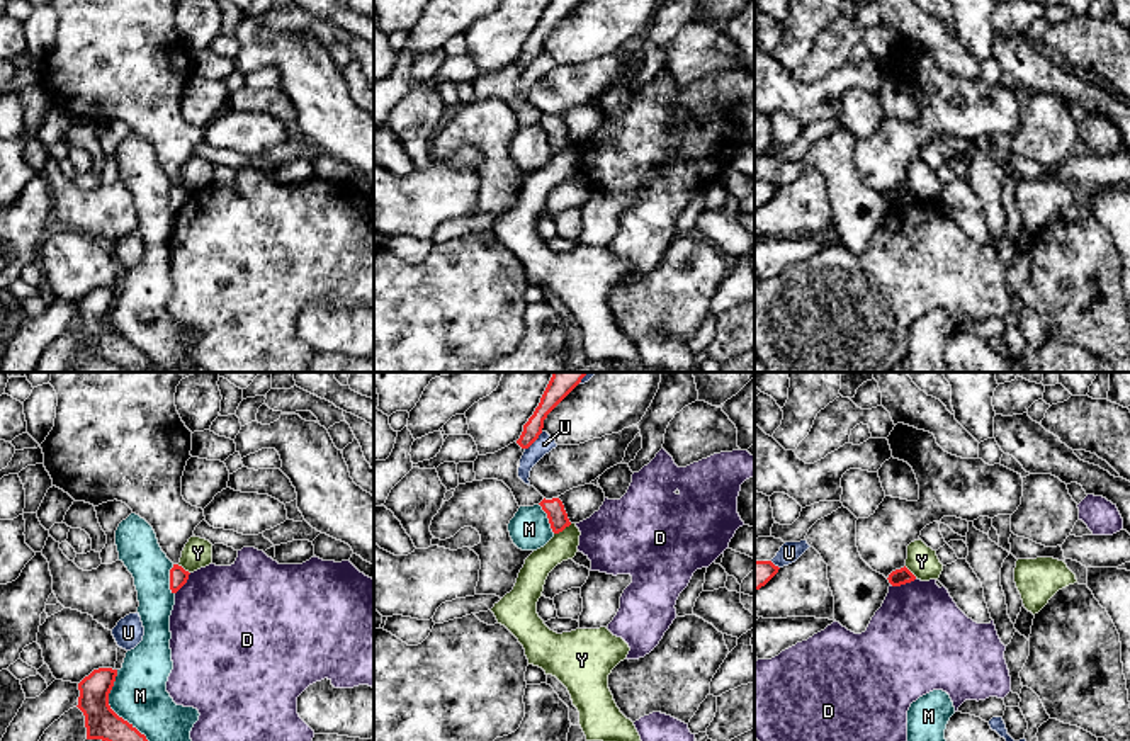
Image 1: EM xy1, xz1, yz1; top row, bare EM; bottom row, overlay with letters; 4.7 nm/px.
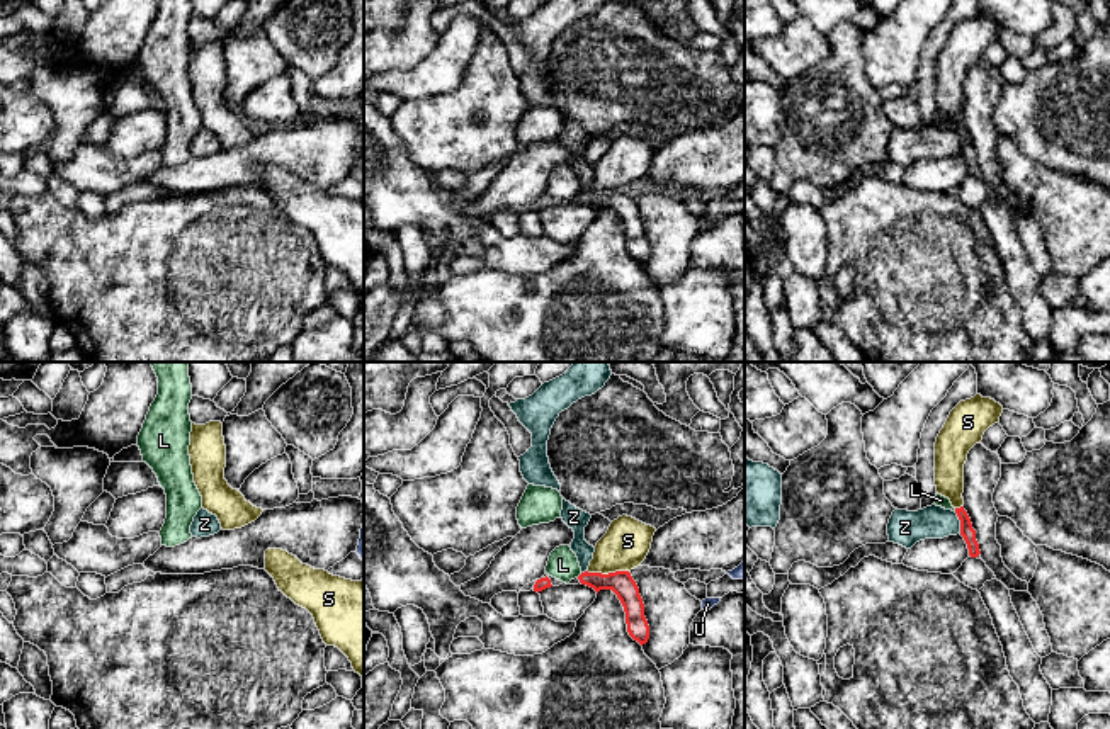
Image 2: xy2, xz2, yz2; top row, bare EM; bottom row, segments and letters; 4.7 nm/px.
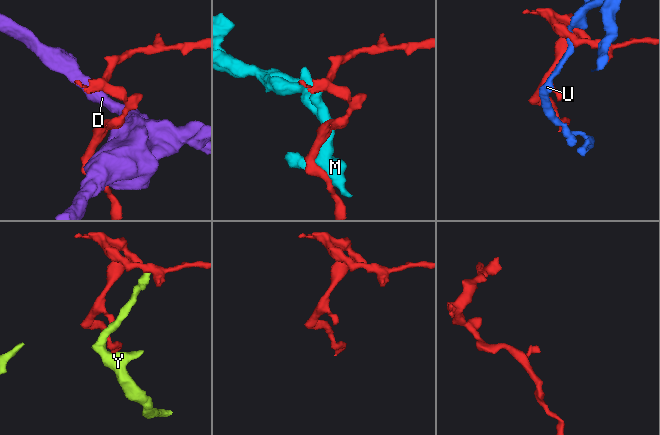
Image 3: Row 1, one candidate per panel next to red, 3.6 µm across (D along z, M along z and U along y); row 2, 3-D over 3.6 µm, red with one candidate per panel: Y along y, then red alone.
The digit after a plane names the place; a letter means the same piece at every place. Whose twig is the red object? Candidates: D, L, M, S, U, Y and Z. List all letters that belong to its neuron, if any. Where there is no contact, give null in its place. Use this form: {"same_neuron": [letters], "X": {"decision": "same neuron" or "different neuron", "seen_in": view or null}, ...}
{"same_neuron": ["Z"], "D": {"decision": "different neuron", "seen_in": "yz1"}, "L": {"decision": "different neuron", "seen_in": "xz2"}, "M": {"decision": "different neuron", "seen_in": "xy1"}, "S": {"decision": "different neuron", "seen_in": "xz2"}, "U": {"decision": "different neuron", "seen_in": "xz1"}, "Y": {"decision": "different neuron", "seen_in": "xz1"}, "Z": {"decision": "same neuron", "seen_in": "yz2"}}

